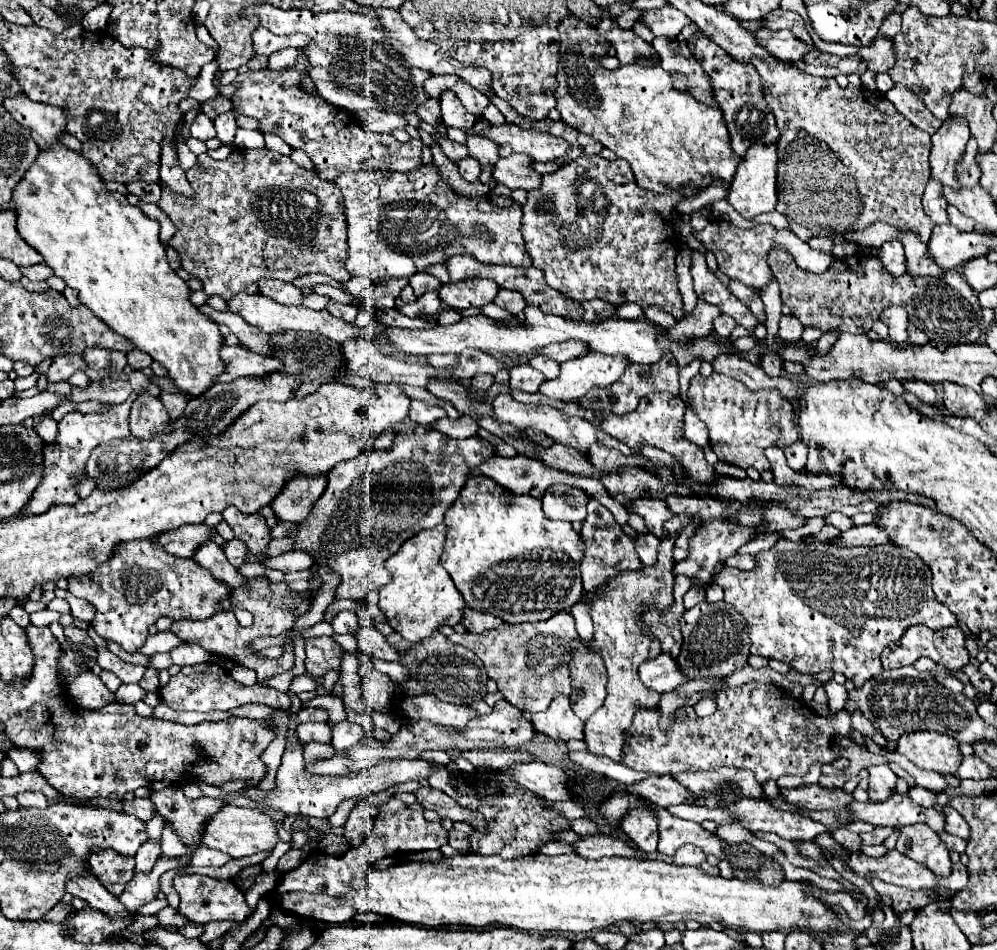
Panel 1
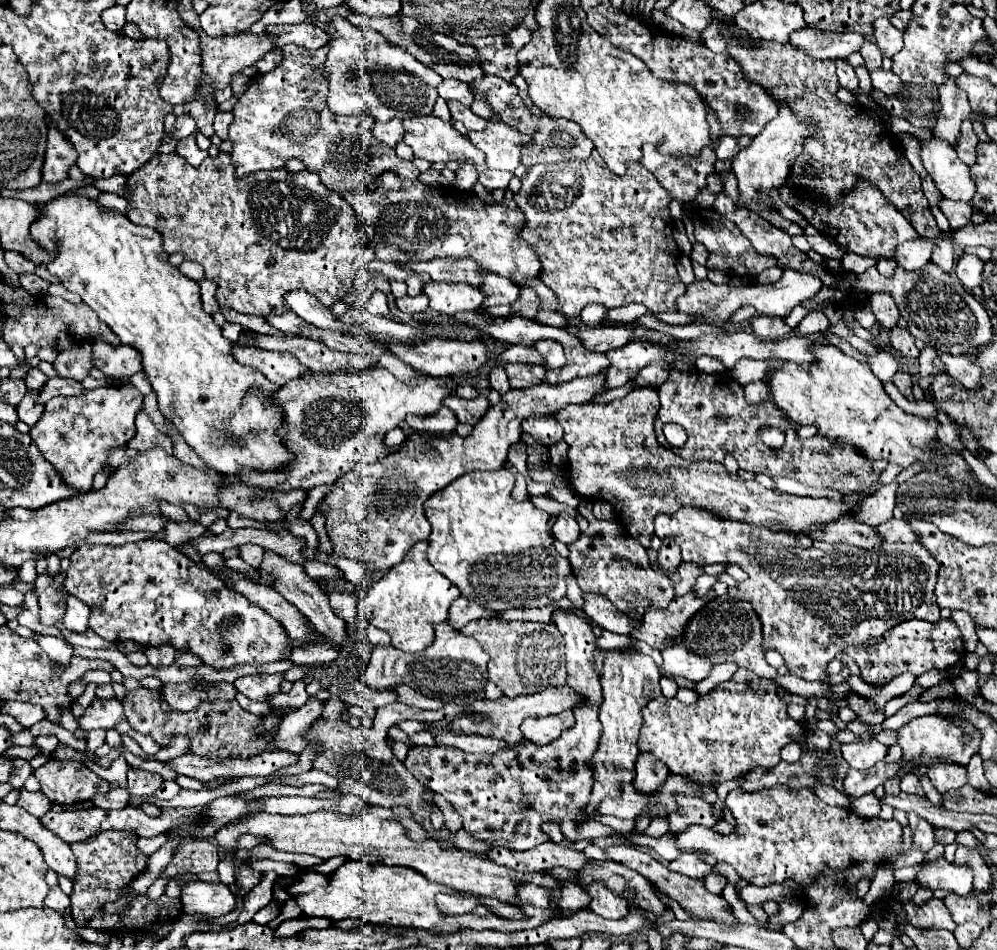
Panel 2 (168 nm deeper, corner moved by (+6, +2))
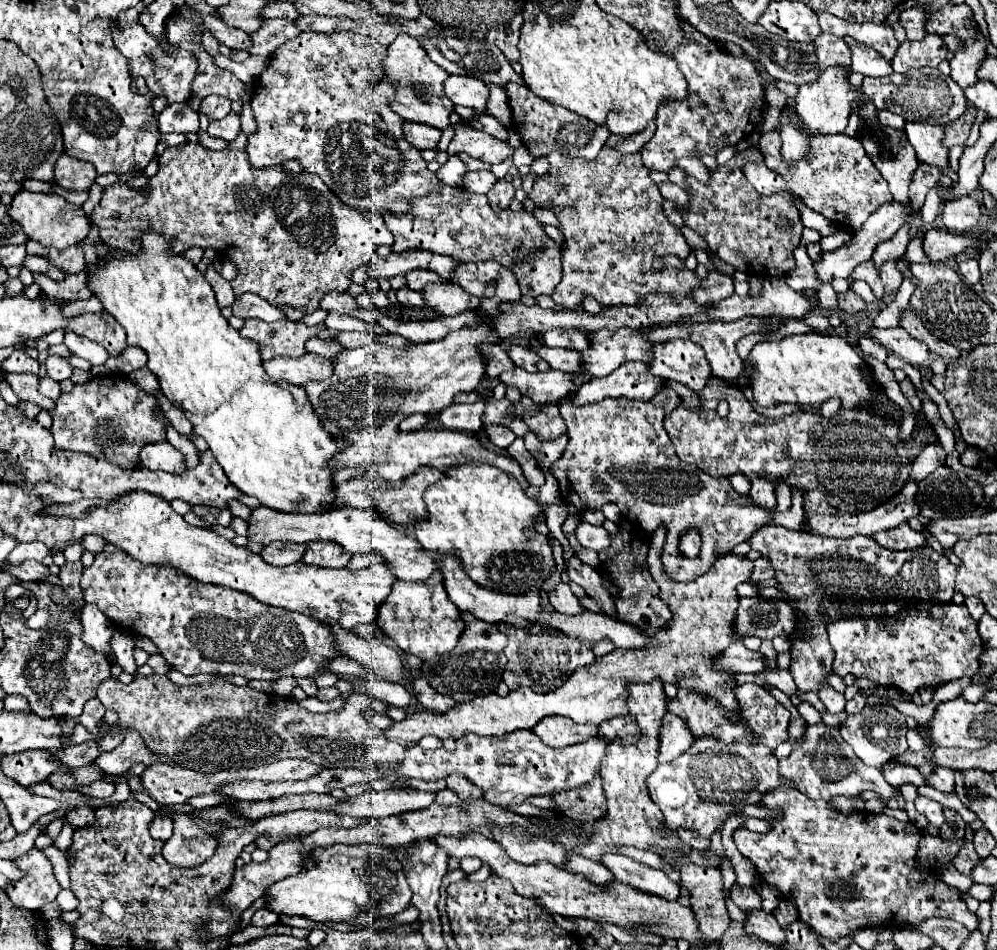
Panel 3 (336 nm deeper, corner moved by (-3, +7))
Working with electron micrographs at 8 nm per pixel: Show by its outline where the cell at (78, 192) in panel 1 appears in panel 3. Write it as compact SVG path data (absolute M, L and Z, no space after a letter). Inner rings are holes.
M147 233L147 235L141 237L139 253L127 253L127 251L121 251L121 249L113 249L111 255L99 257L97 263L95 263L95 271L87 273L87 285L89 285L91 293L103 303L103 309L107 313L111 313L123 325L123 329L127 331L127 345L141 347L149 355L147 367L157 375L163 395L173 403L173 407L177 407L177 409L181 409L185 413L191 413L191 415L185 415L185 417L191 421L193 431L207 441L209 449L213 451L213 455L217 459L217 463L223 467L225 475L229 477L229 481L239 491L243 491L245 495L257 497L265 507L271 507L271 509L277 509L277 511L287 511L287 513L323 513L323 511L327 511L327 505L333 501L331 469L327 467L327 461L335 453L339 453L345 447L345 443L329 437L329 433L321 427L319 417L311 411L307 395L305 395L305 391L301 387L291 385L291 383L275 383L275 381L271 381L271 377L267 377L267 373L261 367L261 355L259 355L259 347L255 345L255 341L243 339L239 335L239 331L233 329L227 323L227 319L221 315L221 311L217 307L215 293L213 293L211 285L207 283L203 273L199 273L197 267L185 255L171 253L171 247L167 247L167 239L161 233Z

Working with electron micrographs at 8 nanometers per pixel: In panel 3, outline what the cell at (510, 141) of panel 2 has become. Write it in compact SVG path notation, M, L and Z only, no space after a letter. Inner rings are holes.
M455 125L455 137L447 151L449 155L465 151L485 163L503 163L513 155L513 147L507 141L499 141L489 133L483 133L469 125Z

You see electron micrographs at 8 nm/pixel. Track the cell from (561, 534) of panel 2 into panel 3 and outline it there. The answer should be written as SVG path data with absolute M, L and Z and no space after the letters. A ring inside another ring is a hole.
M581 521L581 523L577 525L575 537L577 537L577 541L579 541L583 547L587 547L587 549L599 551L599 549L609 547L609 535L607 535L607 531L605 531L603 527L589 525L587 521Z

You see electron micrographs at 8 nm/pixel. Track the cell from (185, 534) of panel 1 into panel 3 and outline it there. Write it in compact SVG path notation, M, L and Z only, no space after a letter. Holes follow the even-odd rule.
M309 541L305 545L307 545L307 553L303 553L301 557L301 563L305 565L339 569L339 567L345 567L351 557L349 553L343 551L341 545L333 541Z

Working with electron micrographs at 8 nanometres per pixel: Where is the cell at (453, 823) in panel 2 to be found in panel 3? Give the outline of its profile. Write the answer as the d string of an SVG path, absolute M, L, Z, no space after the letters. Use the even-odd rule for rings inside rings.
M449 775L445 781L447 781L447 789L457 793L457 797L461 797L461 799L481 797L481 789L477 785L471 785L467 779L463 779L459 775Z

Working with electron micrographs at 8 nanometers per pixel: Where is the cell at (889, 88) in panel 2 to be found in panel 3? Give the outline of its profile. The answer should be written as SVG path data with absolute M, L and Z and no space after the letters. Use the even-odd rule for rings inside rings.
M845 37L845 43L849 45L849 49L853 53L853 57L851 57L853 59L853 63L851 63L853 71L869 75L869 77L885 77L885 75L893 73L891 63L883 61L883 57L879 57L879 53L875 53L873 49L853 41L851 37Z

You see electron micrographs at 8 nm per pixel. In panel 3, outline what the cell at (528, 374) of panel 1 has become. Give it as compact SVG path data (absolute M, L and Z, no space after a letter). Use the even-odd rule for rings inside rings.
M513 345L509 349L509 357L511 357L511 361L517 367L521 367L521 369L525 369L529 373L537 373L537 371L547 371L549 369L549 363L547 361L543 361L533 351L529 351L525 347L519 347L519 345Z

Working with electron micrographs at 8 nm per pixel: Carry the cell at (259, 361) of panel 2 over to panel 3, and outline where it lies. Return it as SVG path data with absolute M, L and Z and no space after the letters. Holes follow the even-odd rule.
M305 353L305 357L297 357L297 359L289 359L289 357L273 357L271 361L263 361L263 369L267 371L267 375L273 379L273 381L287 381L287 383L293 383L293 385L303 385L311 379L327 379L333 371L331 367L331 361L327 361L325 357L321 355L315 355L315 353Z

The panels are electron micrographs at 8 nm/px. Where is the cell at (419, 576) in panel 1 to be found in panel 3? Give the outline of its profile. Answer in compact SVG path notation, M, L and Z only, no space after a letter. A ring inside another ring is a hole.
M439 573L423 583L395 581L391 595L385 599L377 613L376 623L383 633L387 633L395 641L399 649L423 661L431 659L433 655L453 651L463 631L461 611L449 601L447 591L443 589L443 577L439 577Z

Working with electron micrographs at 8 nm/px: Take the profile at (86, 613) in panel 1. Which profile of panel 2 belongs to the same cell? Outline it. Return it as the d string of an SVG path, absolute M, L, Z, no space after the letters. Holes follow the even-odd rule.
M68 596L66 598L66 616L64 626L70 632L86 632L88 630L88 618L90 618L90 606L86 606L82 600Z

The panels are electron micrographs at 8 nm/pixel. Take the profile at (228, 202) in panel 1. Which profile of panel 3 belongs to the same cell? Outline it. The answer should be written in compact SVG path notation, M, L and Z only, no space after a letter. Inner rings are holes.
M187 141L183 145L177 145L177 147L167 147L161 153L161 157L159 157L159 171L147 181L147 187L149 187L149 193L143 193L141 189L133 189L133 187L127 187L123 181L117 181L117 183L113 183L113 185L109 185L109 187L103 189L101 201L93 209L91 221L99 227L99 235L101 235L101 241L105 245L119 247L119 249L125 249L125 251L135 253L139 249L139 233L153 231L153 233L163 233L167 237L167 243L171 245L171 251L173 253L183 253L183 251L187 251L191 247L201 247L201 249L209 249L211 247L217 253L225 255L237 267L237 277L231 281L233 291L235 291L235 297L241 297L245 293L255 293L255 295L263 297L265 301L269 301L275 307L289 305L289 307L295 307L295 309L303 309L307 315L311 315L313 311L319 309L319 303L321 303L321 299L327 293L331 293L331 291L345 293L353 285L351 273L359 265L369 263L373 259L373 255L375 255L375 251L377 251L379 245L391 245L393 243L393 235L383 225L383 217L381 215L375 215L375 213L359 213L357 209L351 209L349 205L343 205L343 201L339 201L339 197L335 197L335 193L331 193L331 189L327 189L327 185L323 185L323 181L319 177L315 177L313 173L307 173L307 171L291 173L283 165L275 165L275 167L267 167L267 169L255 169L255 167L249 165L245 151L233 151L233 149L211 151L211 149L205 149L201 143L191 143L191 141Z

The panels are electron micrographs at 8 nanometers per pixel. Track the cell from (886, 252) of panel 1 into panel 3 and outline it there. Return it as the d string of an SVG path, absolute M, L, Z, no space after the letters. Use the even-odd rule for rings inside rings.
M929 229L929 231L925 231L925 237L923 237L923 251L929 257L929 261L941 263L951 257L957 257L957 249L961 253L967 247L975 247L977 243L979 241L969 235L957 235L957 233L949 233L949 231L941 231L941 229Z

